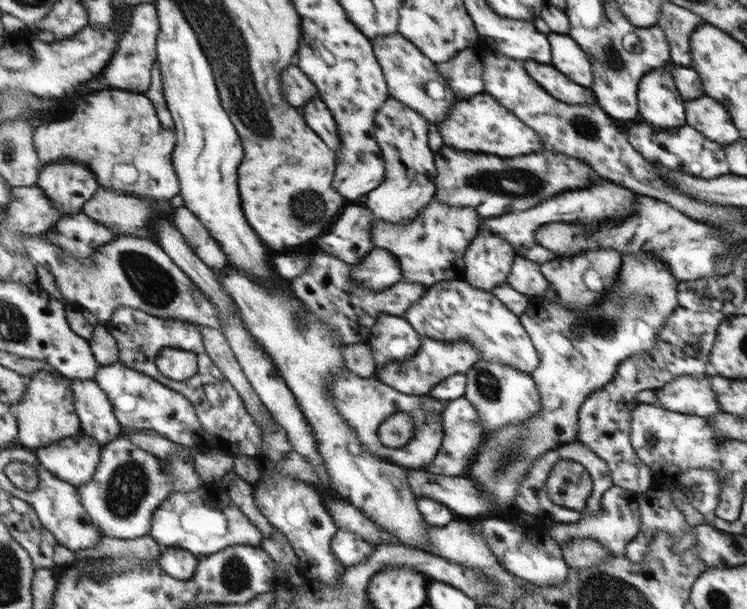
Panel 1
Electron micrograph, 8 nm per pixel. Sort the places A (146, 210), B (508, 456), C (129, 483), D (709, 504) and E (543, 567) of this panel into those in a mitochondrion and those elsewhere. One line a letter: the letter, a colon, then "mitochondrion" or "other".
A: other
B: mitochondrion
C: mitochondrion
D: other
E: other

